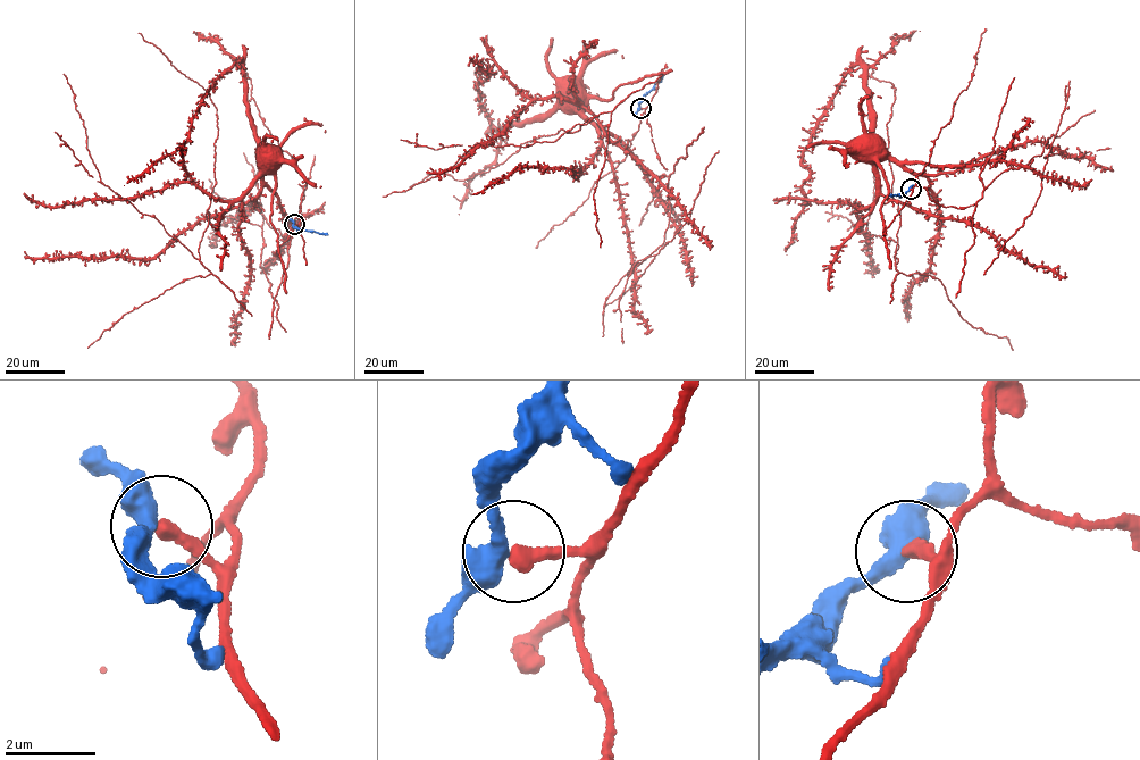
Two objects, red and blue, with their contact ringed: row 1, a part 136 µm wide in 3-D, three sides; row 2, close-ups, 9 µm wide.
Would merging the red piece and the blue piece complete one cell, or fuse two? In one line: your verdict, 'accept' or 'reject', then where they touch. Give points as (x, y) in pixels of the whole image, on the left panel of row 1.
reject; at (294, 224)

